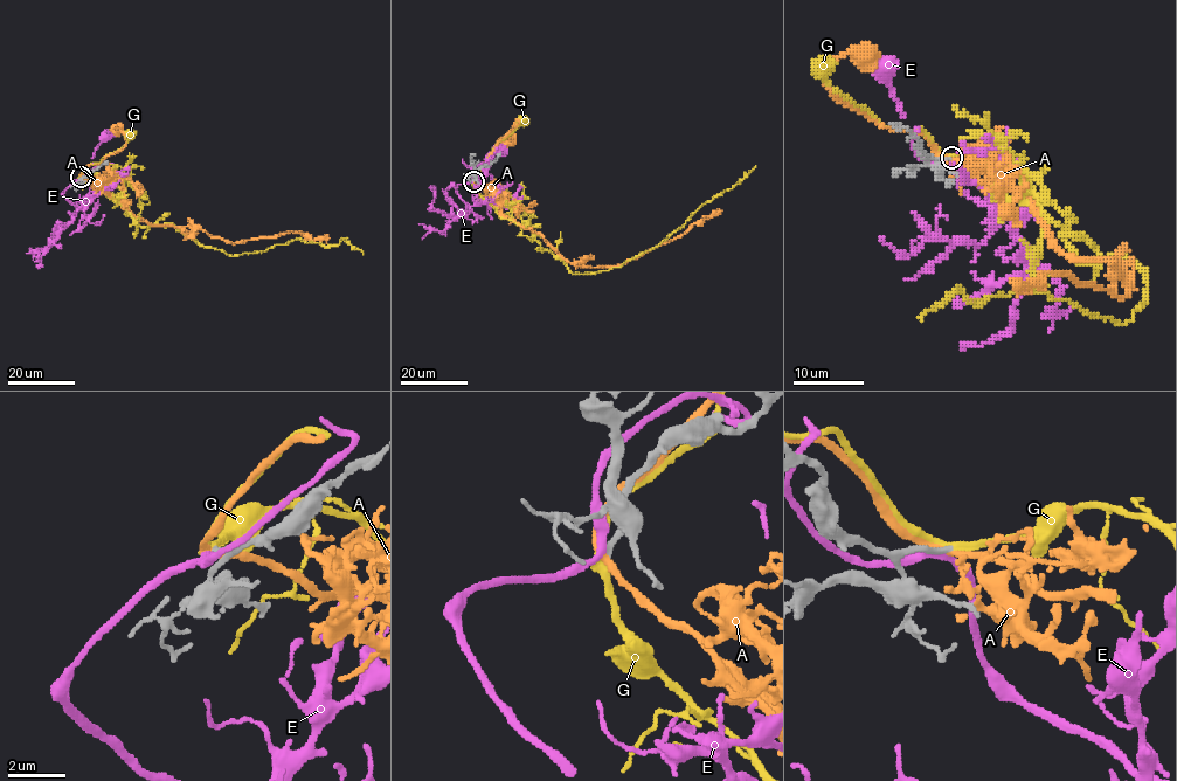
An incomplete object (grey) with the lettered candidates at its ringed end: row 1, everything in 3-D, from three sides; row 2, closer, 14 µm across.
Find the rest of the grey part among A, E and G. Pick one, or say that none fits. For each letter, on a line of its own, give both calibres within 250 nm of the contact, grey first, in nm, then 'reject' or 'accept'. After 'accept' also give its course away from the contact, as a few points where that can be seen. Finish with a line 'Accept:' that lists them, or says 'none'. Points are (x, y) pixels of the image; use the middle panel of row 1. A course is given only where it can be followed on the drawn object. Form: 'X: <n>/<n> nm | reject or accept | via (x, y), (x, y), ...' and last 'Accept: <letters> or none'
A: 220/240 nm | reject
E: 240/240 nm | reject
G: 200/240 nm | accept | via (472, 181), (492, 149), (521, 121)
Accept: G

